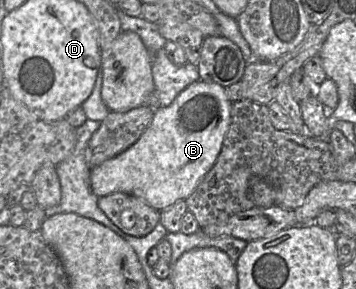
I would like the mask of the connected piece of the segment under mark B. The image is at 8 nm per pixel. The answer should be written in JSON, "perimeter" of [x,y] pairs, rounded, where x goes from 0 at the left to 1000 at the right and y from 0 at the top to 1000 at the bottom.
{"perimeter":[[[556,277],[480,363],[433,374],[430,412],[360,516],[256,581],[253,644],[275,678],[340,664],[455,730],[522,692],[604,567],[649,419],[649,363],[629,301]]]}

